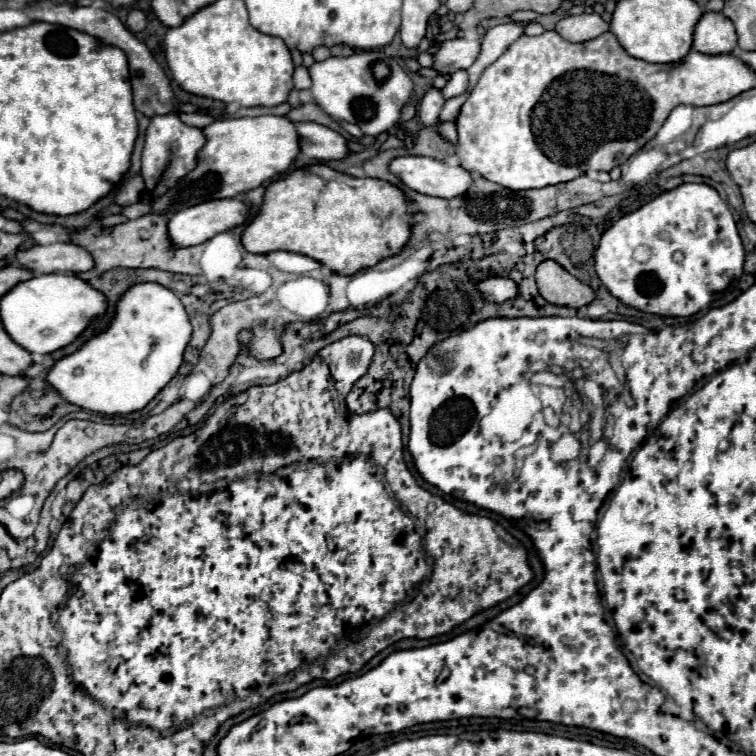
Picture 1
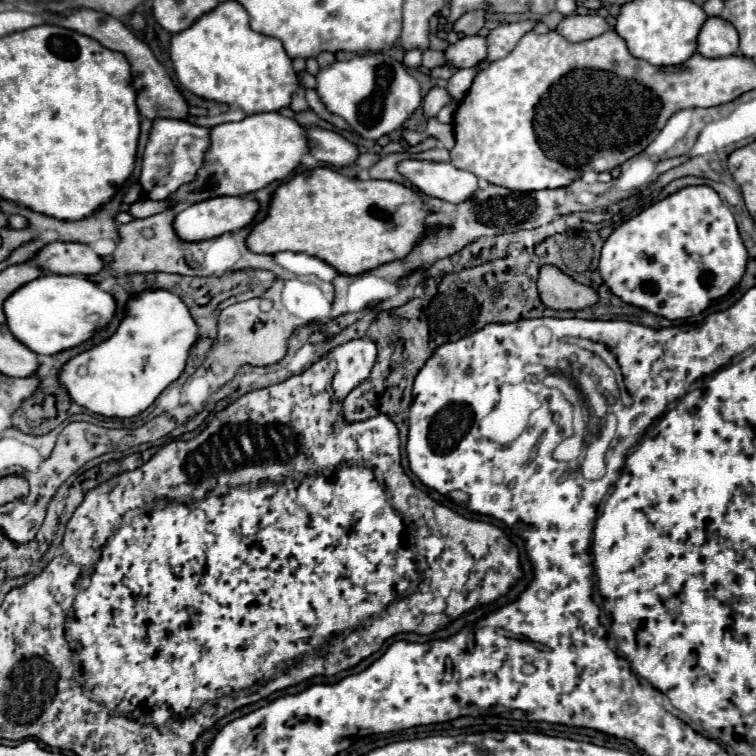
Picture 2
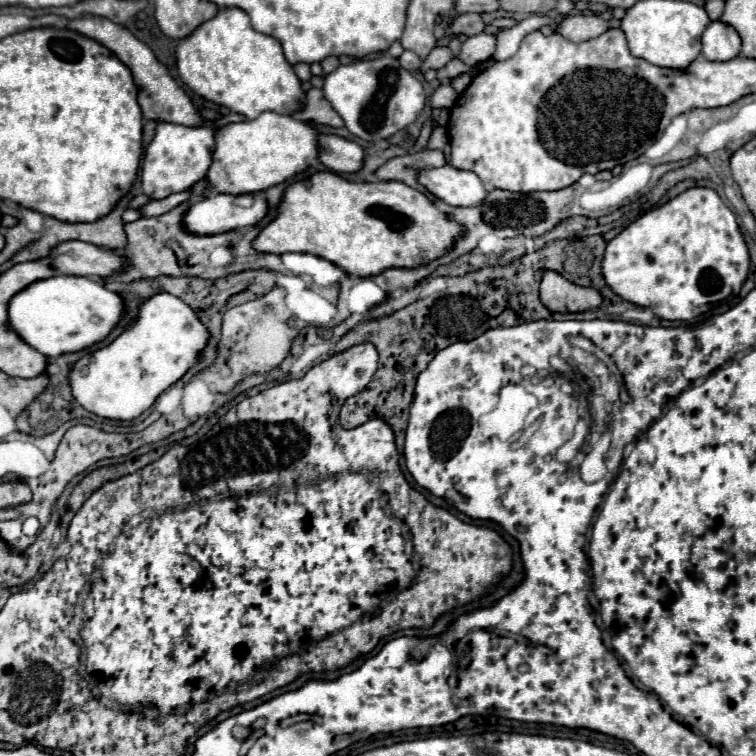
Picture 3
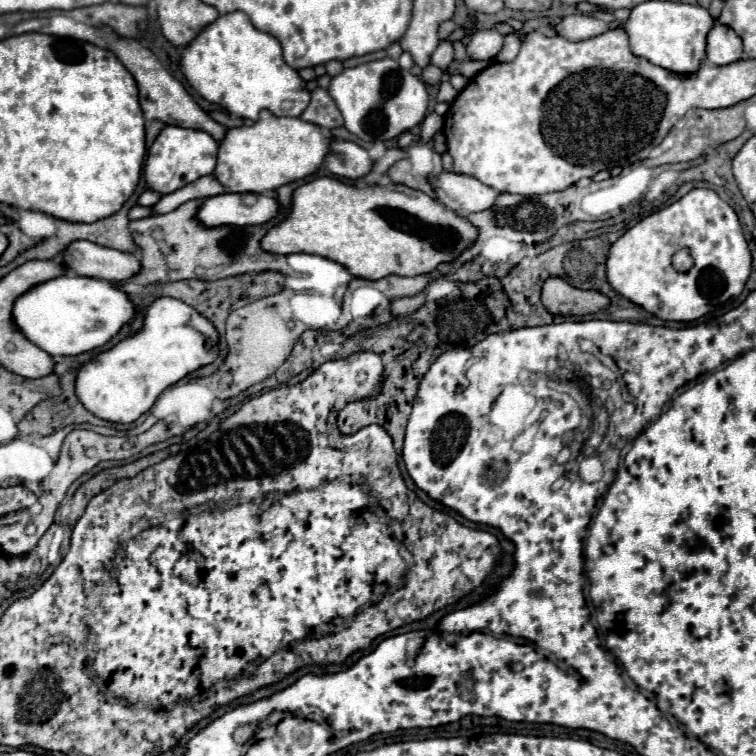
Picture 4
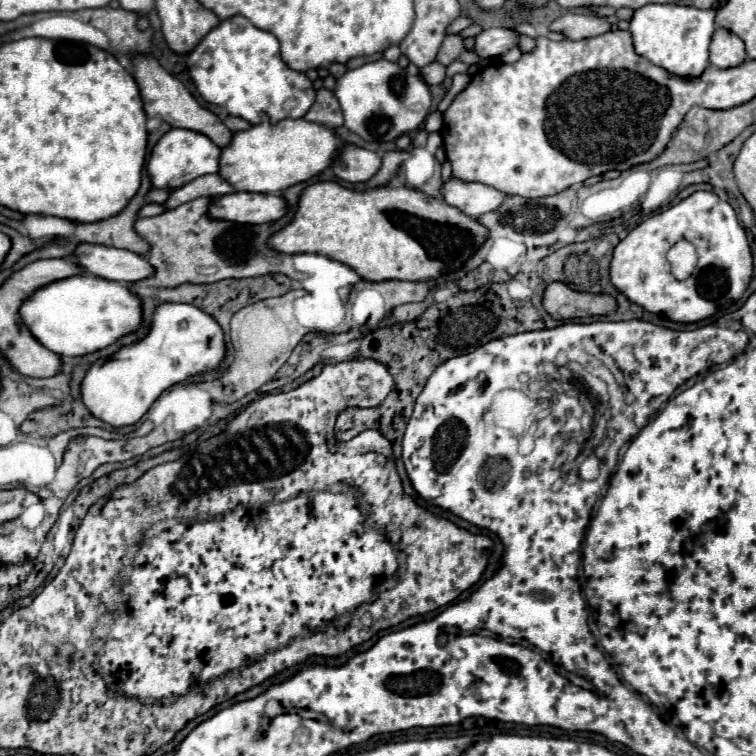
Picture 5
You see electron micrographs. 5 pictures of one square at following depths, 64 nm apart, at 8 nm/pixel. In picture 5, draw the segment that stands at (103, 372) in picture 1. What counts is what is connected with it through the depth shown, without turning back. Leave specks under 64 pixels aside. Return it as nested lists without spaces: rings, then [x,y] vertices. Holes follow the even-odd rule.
[[[162,302],[156,306],[150,330],[142,340],[122,346],[106,362],[96,362],[88,368],[80,394],[96,418],[114,428],[130,426],[148,412],[166,388],[184,382],[188,376],[218,368],[224,354],[224,332],[210,314],[192,304]]]

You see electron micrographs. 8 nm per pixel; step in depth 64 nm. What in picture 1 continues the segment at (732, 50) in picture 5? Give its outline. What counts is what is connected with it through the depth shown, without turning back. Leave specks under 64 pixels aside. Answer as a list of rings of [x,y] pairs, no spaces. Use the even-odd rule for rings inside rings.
[[[704,12],[694,28],[692,48],[702,54],[728,54],[736,48],[734,24],[722,12]]]

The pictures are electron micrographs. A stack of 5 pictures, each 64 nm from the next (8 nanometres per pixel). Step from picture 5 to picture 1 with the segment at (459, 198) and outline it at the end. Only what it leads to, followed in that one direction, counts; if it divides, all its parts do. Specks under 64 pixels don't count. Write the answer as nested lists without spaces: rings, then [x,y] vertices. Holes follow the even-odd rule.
[[[398,156],[388,164],[388,170],[402,180],[402,184],[414,192],[428,194],[428,196],[440,196],[440,198],[454,198],[468,190],[470,186],[470,174],[464,168],[452,168],[446,166],[434,158],[426,156]]]

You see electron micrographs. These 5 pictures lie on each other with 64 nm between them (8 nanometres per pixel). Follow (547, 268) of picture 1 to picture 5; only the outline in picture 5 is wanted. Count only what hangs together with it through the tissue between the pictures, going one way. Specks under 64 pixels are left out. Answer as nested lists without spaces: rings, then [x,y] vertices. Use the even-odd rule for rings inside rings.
[[[564,282],[548,284],[544,290],[542,304],[544,304],[544,310],[554,320],[602,316],[602,314],[608,314],[610,310],[616,310],[616,300],[612,296],[576,292],[568,288]]]

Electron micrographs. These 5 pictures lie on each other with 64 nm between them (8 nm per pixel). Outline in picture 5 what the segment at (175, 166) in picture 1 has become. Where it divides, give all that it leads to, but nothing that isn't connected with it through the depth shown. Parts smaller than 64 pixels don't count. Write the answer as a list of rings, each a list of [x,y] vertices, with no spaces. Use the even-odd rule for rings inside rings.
[[[170,128],[152,148],[150,160],[146,164],[146,172],[154,184],[154,188],[182,188],[184,184],[192,182],[198,176],[214,174],[218,172],[218,160],[220,160],[220,148],[208,140],[208,136],[184,128]]]

